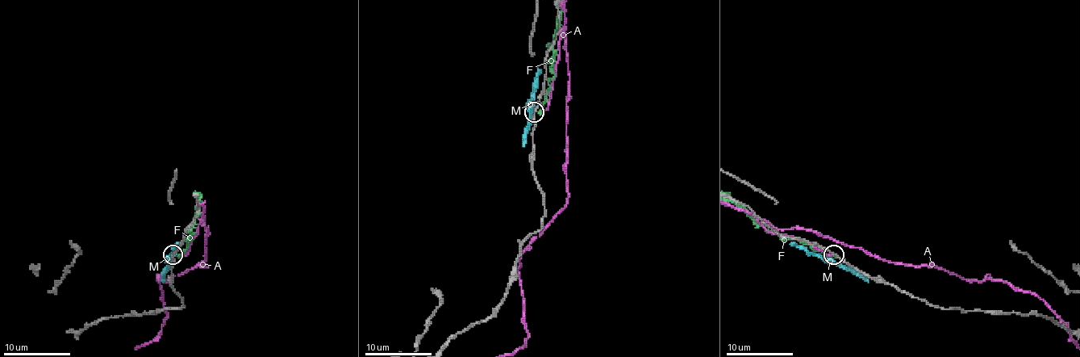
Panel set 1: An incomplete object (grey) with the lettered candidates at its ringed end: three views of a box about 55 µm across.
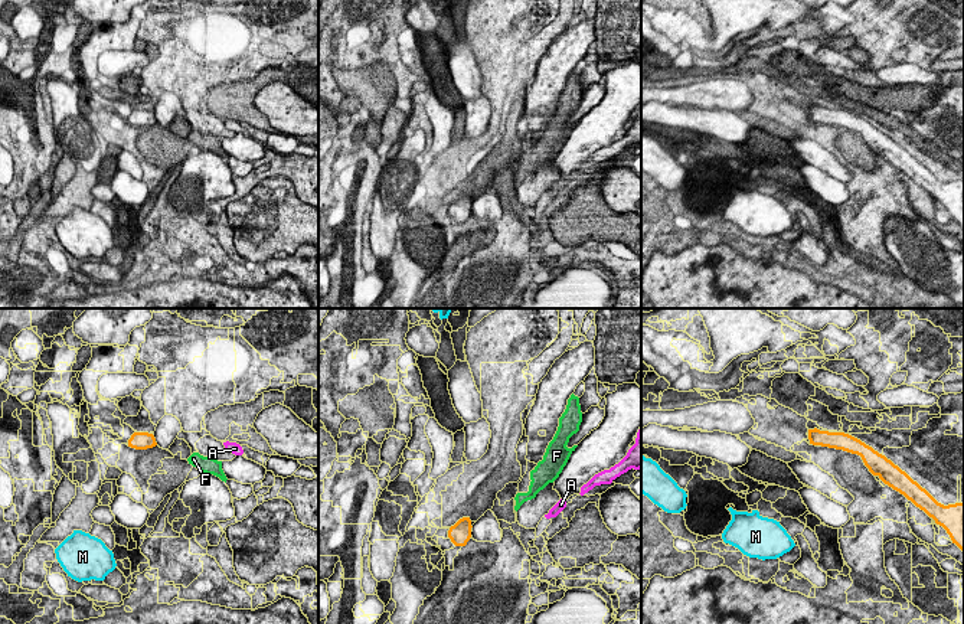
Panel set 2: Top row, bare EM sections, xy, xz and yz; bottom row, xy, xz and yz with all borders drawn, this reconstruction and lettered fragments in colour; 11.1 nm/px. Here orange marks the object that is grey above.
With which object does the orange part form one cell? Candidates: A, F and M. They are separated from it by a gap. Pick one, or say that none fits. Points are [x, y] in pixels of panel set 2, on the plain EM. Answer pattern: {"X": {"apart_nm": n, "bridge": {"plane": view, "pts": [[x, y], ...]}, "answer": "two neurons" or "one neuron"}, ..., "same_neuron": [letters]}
{"A": {"apart_nm": 750, "bridge": {"plane": "xy", "pts": [[156, 120], [224, 120]]}, "answer": "two neurons"}, "F": {"apart_nm": 380, "bridge": {"plane": "xy", "pts": [[156, 121], [188, 136]]}, "answer": "two neurons"}, "M": {"apart_nm": 950, "bridge": {"plane": "yz", "pts": [[810, 120], [773, 196]]}, "answer": "two neurons"}, "same_neuron": []}

